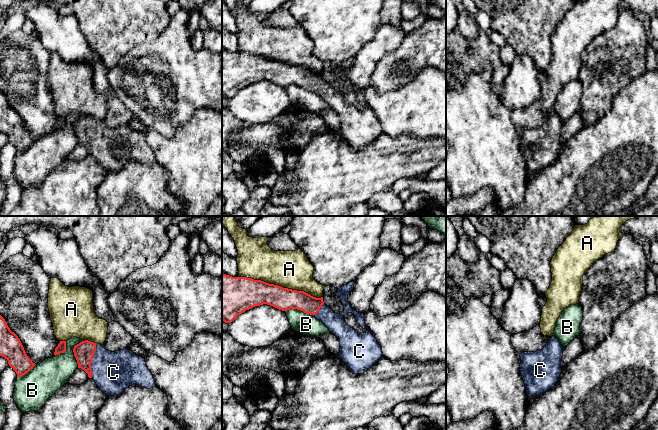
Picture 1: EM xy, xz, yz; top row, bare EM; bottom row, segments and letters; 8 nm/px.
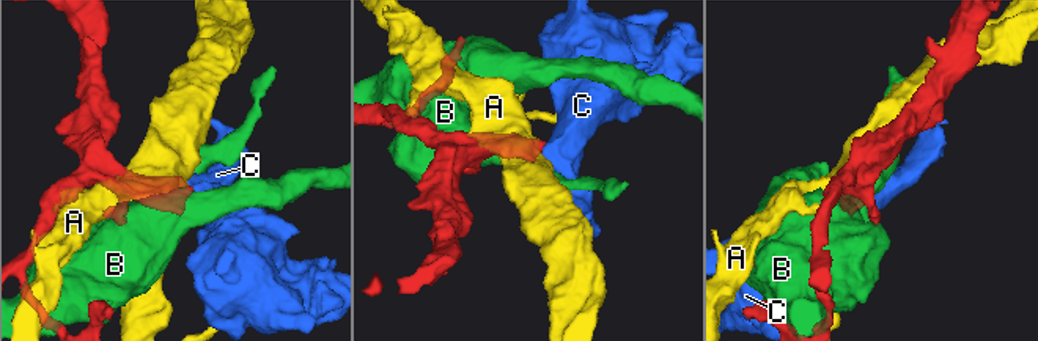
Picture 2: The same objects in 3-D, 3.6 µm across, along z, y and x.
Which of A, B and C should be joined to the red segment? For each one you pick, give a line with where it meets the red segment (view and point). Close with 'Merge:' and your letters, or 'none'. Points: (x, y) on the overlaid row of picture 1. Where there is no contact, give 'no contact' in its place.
C: meets red in xy at (91, 360)
Merge: C

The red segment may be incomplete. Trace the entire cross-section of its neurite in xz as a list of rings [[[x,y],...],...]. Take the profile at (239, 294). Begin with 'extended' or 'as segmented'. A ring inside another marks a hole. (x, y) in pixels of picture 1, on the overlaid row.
extended | [[[222,273],[222,321],[224,321],[225,323],[231,323],[234,319],[236,319],[238,315],[242,314],[246,310],[249,310],[255,306],[260,306],[263,304],[273,306],[282,311],[287,311],[290,309],[297,309],[303,311],[304,313],[310,314],[313,317],[315,317],[317,320],[322,322],[328,328],[328,330],[339,339],[340,342],[339,356],[347,366],[348,370],[351,371],[353,374],[363,374],[367,369],[371,368],[383,357],[383,353],[382,353],[381,346],[379,345],[375,337],[372,335],[372,333],[367,329],[365,325],[364,313],[359,313],[355,311],[348,302],[348,294],[353,289],[354,285],[355,285],[355,281],[352,281],[339,288],[335,293],[335,295],[341,299],[341,302],[344,306],[344,310],[342,311],[342,313],[337,314],[329,306],[324,304],[323,297],[316,298],[304,291],[297,291],[288,288],[283,288],[278,285],[269,284],[261,280],[254,280],[252,278],[247,278],[247,277],[232,277]],[[347,313],[352,313],[356,317],[357,323],[363,329],[366,328],[367,331],[365,333],[359,333],[357,330],[348,326],[345,320],[343,319],[343,317]]]

